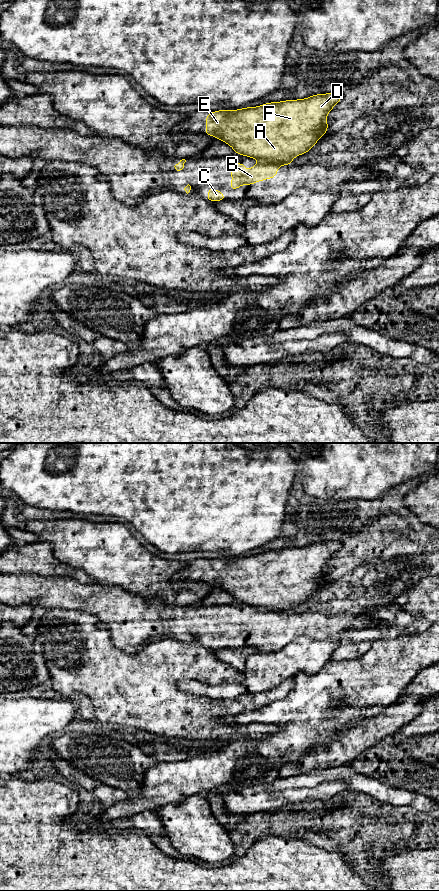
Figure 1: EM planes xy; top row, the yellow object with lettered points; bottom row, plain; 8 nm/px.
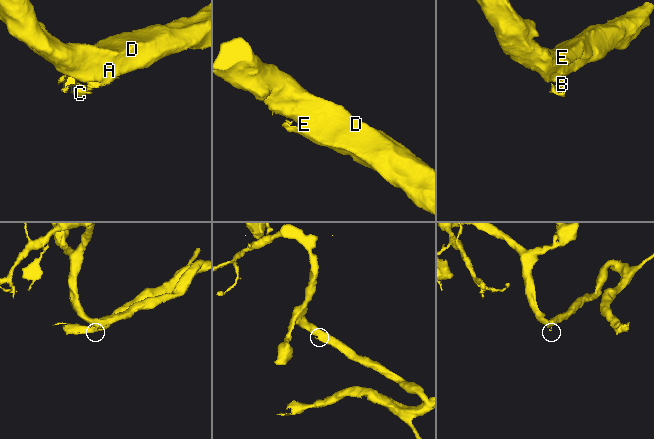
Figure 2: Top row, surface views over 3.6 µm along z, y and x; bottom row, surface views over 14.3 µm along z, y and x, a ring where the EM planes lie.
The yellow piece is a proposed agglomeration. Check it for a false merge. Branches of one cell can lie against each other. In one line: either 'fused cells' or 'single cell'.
fused cells

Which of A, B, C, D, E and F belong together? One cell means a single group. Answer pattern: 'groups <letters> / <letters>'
groups A D E F / B C

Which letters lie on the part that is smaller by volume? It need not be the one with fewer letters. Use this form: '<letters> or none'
B, C

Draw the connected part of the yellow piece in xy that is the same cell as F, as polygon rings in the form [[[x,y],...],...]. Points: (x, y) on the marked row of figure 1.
[[[325,93],[238,110],[217,110],[206,115],[205,134],[225,142],[238,155],[274,164],[289,163],[310,151],[327,133],[326,118],[341,99],[340,94]]]

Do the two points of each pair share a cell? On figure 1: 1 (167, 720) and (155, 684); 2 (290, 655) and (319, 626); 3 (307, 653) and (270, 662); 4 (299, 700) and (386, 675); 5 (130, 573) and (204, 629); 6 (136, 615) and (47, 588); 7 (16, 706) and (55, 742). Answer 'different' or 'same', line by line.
1: same
2: different
3: same
4: same
5: different
6: same
7: different

